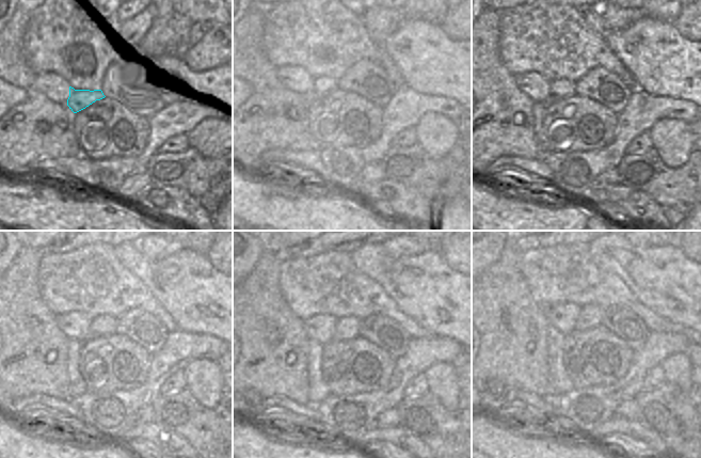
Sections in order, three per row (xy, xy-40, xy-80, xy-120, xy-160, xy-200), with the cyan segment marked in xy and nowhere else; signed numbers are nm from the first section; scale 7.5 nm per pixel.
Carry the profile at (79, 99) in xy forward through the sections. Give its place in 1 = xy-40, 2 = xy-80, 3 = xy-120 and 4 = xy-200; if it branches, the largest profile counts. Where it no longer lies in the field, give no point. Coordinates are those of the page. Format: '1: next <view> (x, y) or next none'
1: next xy-40 (328, 91)
2: next xy-80 (562, 91)
3: next xy-120 (100, 326)
4: next xy-200 (590, 316)

